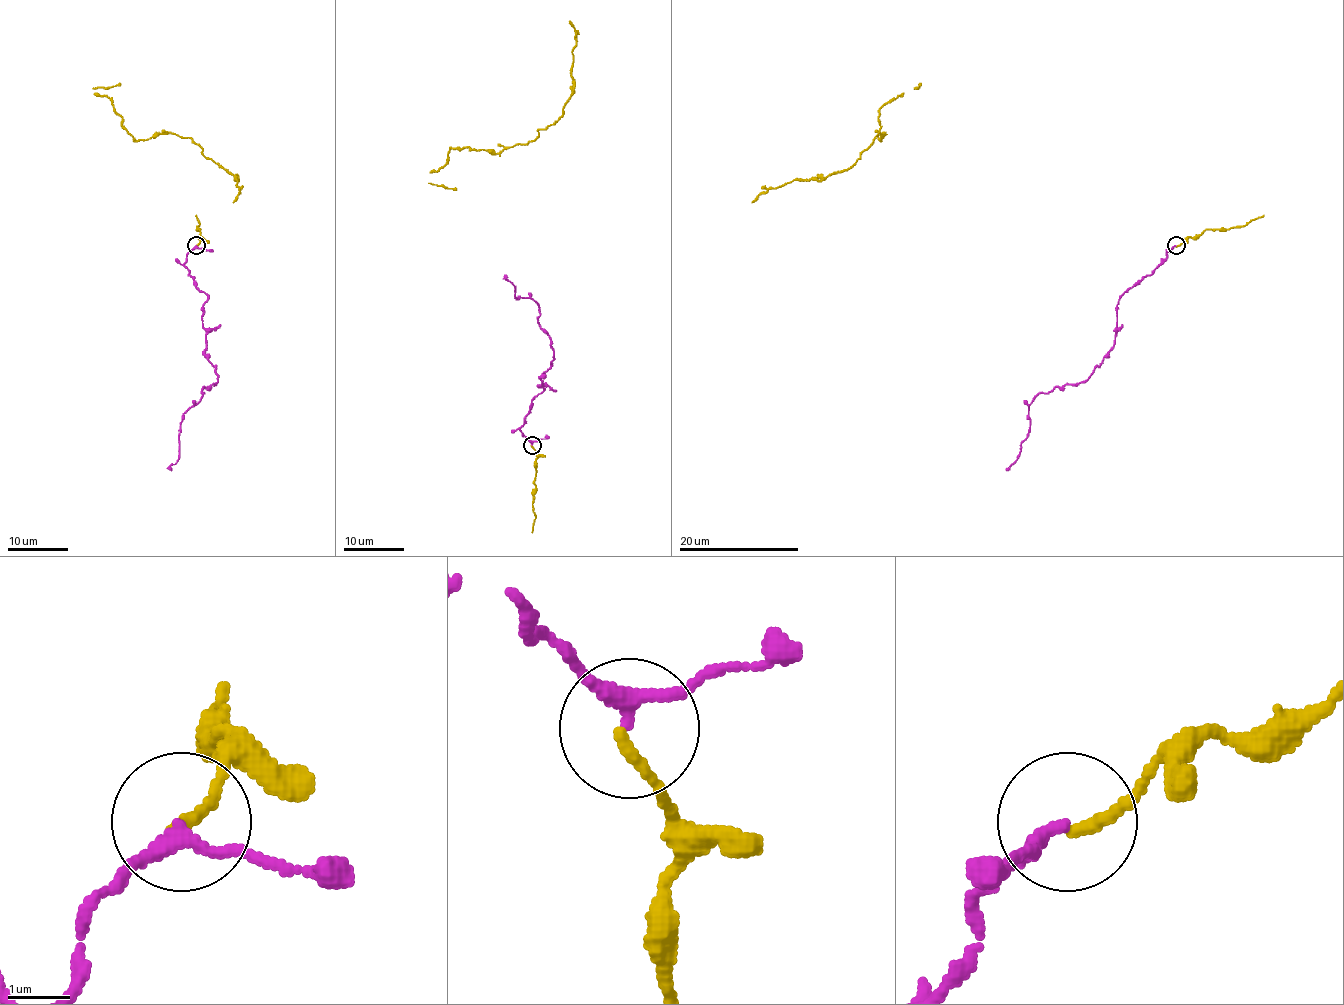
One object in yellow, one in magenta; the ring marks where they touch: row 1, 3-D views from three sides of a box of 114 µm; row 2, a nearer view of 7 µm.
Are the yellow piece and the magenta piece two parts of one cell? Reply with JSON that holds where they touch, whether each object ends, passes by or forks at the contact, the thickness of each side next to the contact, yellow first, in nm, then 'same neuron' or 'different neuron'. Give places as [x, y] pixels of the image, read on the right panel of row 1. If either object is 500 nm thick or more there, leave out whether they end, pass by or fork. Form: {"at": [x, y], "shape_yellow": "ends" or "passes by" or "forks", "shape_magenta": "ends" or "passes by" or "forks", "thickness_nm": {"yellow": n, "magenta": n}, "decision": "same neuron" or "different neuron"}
{"at": [1176, 245], "shape_yellow": "ends", "shape_magenta": "passes by", "thickness_nm": {"yellow": 180, "magenta": 200}, "decision": "same neuron"}

